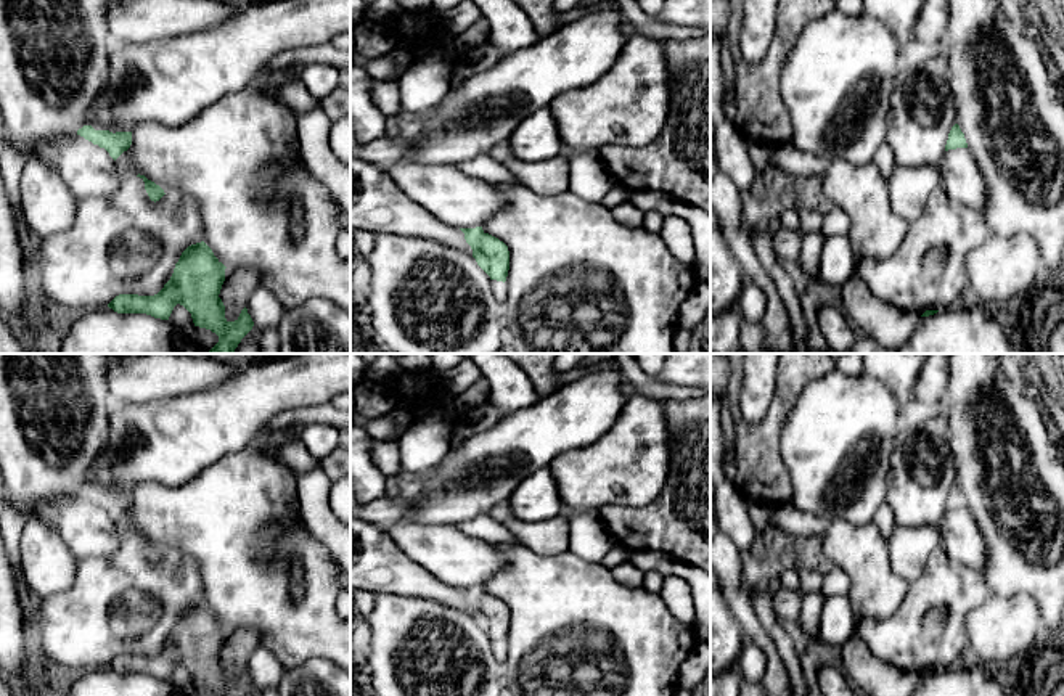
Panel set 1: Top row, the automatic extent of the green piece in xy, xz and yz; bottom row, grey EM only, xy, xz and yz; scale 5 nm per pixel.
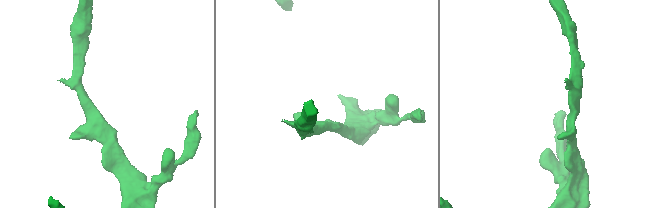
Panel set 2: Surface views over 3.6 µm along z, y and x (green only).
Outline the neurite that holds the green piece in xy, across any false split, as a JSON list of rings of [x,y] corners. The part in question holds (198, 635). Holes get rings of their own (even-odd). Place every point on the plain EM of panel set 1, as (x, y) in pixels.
[[[201,601],[182,612],[170,640],[158,654],[119,654],[108,667],[117,673],[146,673],[169,680],[174,667],[180,664],[191,673],[194,686],[211,690],[217,696],[246,696],[254,686],[246,667],[235,682],[225,678],[225,665],[219,657],[225,628]]]

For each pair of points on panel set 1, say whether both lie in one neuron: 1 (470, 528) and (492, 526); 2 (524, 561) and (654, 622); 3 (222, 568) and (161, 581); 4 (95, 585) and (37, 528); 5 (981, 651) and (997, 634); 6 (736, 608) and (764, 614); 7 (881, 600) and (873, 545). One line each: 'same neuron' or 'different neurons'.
1: same neuron
2: same neuron
3: different neurons
4: different neurons
5: same neuron
6: different neurons
7: same neuron

